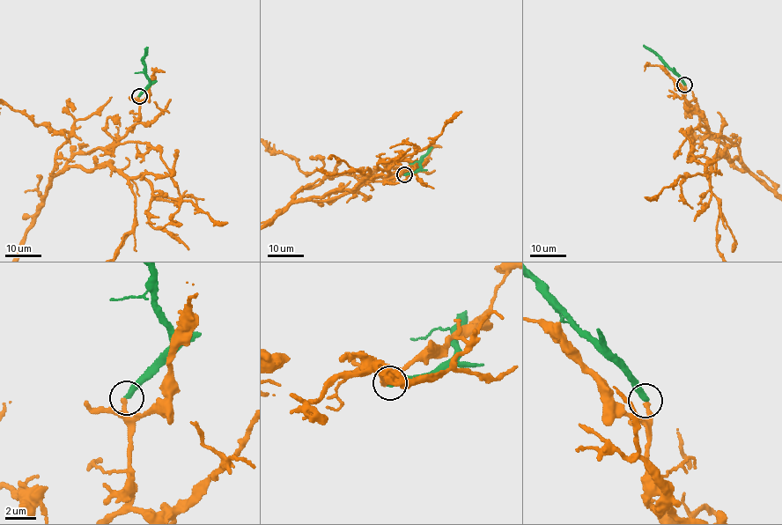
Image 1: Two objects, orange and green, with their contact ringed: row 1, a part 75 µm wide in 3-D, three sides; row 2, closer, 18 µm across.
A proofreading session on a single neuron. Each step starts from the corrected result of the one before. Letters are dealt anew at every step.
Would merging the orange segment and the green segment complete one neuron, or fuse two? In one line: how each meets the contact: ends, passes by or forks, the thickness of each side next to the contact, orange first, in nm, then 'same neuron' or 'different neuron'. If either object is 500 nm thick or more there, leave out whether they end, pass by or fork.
orange ends; green ends; calibres 320 and 360 nm; different neuron

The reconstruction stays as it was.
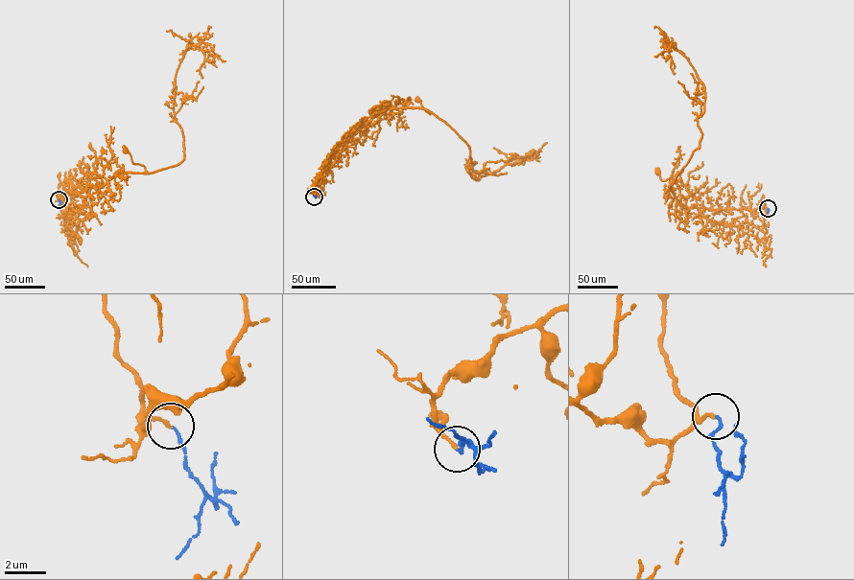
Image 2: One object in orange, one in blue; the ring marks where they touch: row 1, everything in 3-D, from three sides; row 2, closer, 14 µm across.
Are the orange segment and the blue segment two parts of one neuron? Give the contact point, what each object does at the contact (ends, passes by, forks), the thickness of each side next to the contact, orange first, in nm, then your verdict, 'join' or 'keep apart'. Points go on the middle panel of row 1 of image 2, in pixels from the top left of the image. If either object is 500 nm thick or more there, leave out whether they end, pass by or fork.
place (314, 197); orange ends; blue ends; calibres 150 and 120 nm; join

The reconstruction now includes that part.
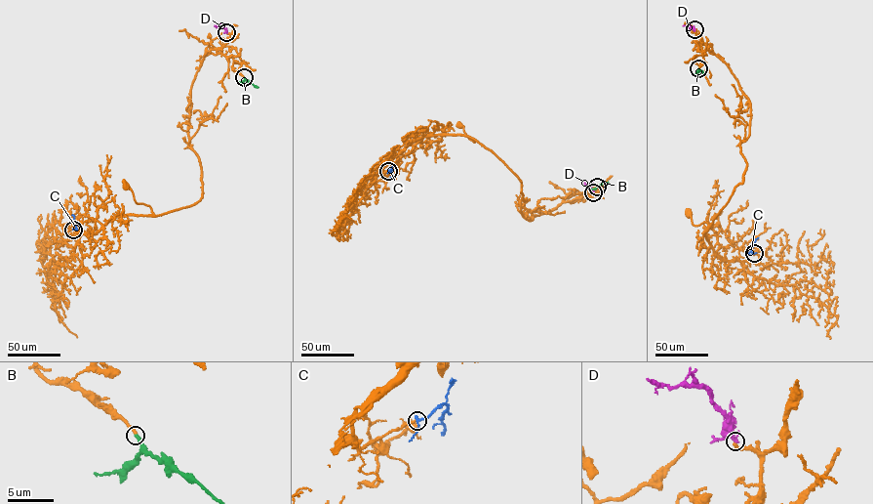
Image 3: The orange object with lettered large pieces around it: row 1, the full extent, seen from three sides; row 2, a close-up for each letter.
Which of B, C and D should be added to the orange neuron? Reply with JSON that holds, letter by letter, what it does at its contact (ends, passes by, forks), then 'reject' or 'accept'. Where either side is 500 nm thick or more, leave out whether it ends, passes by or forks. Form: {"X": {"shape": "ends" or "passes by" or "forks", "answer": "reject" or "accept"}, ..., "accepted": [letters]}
{"B": {"shape": "ends", "answer": "accept"}, "C": {"shape": "passes by", "answer": "accept"}, "D": {"shape": "ends", "answer": "reject"}, "accepted": ["B", "C"]}

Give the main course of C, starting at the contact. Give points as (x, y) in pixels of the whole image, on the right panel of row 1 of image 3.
C: (754, 254), (752, 246), (758, 237)

